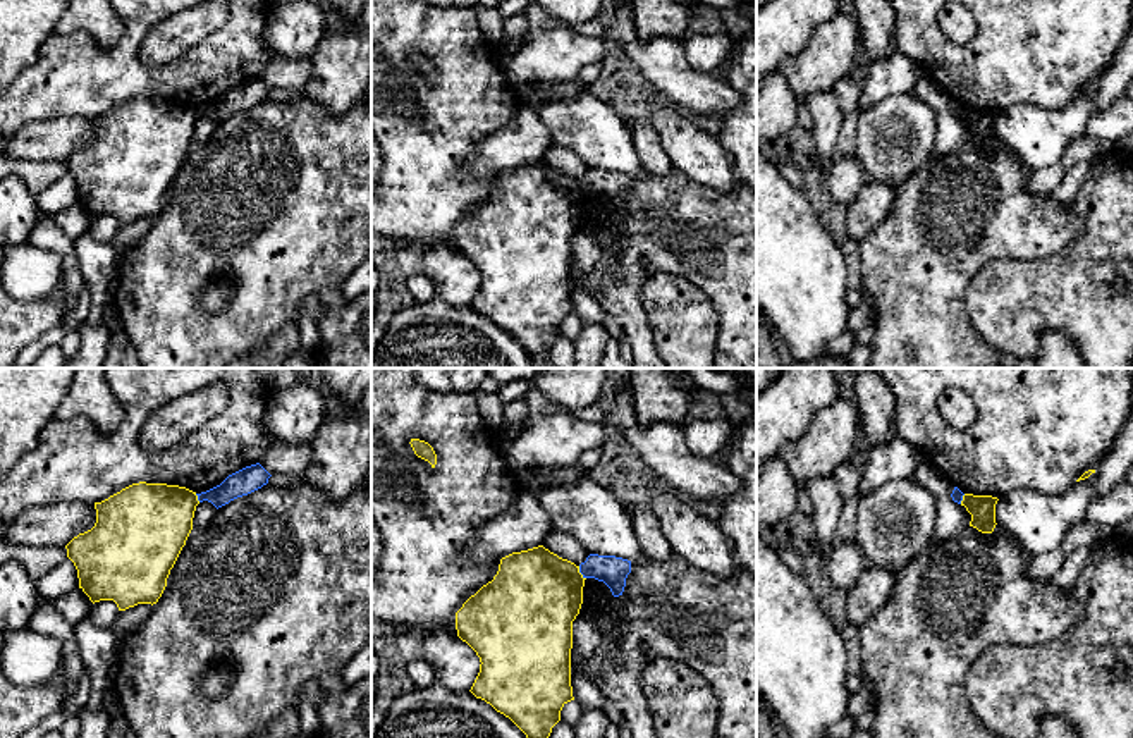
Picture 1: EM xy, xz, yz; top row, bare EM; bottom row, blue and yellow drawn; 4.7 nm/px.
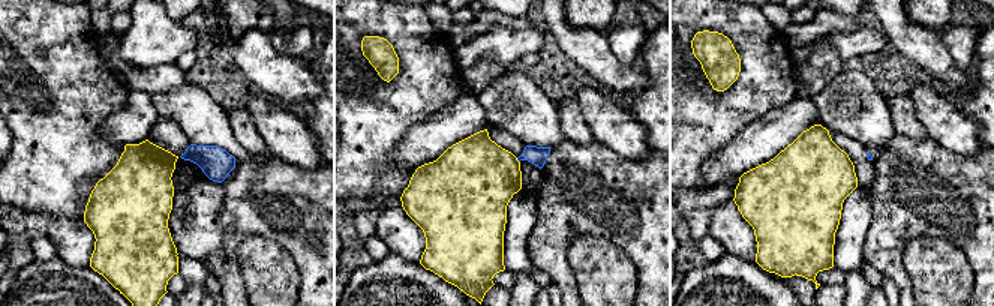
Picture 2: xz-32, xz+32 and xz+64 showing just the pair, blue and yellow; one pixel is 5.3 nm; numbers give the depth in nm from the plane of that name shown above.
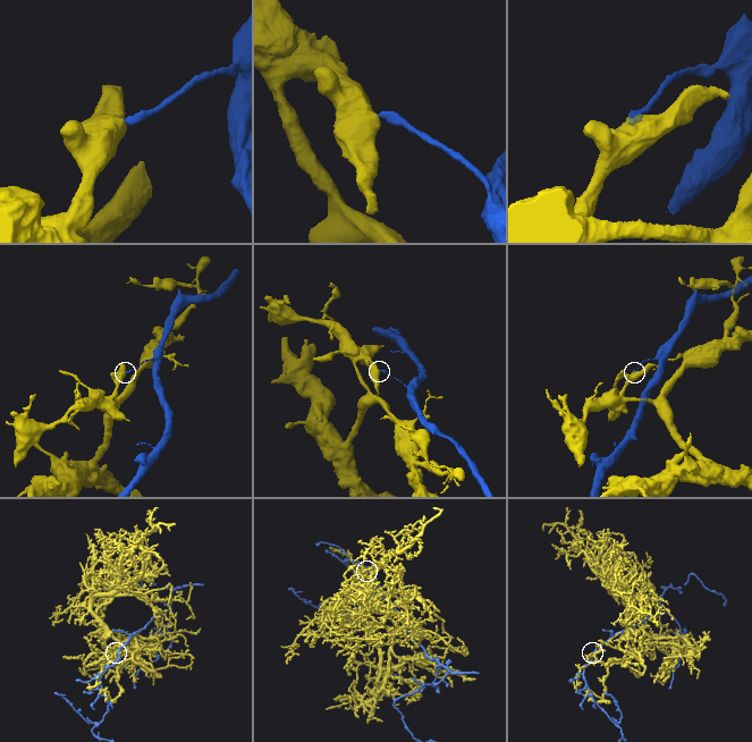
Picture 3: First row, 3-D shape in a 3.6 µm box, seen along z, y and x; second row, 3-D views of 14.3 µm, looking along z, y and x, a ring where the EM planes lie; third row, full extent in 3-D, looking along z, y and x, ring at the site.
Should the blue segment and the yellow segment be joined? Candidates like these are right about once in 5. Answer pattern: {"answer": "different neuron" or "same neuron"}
{"answer": "different neuron"}

